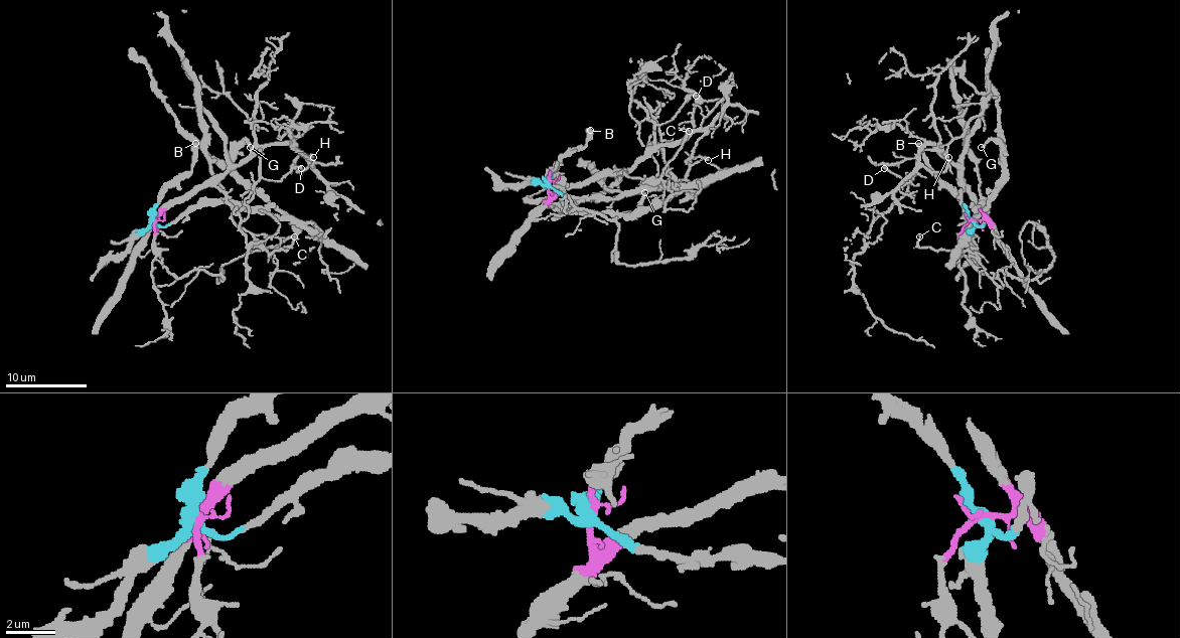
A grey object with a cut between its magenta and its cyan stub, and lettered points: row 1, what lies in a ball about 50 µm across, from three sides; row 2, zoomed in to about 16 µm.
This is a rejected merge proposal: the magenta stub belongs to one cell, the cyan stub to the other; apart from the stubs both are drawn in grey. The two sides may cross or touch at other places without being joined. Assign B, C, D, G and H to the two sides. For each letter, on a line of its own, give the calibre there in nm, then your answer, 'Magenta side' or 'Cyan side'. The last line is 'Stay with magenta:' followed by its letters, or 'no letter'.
B: Thickness 480 nm. Cyan side
C: Thickness 110 nm. Magenta side
D: Thickness 130 nm. Magenta side
G: Thickness 180 nm. Cyan side
H: Thickness 170 nm. Magenta side
Stay with magenta: C, D, H

